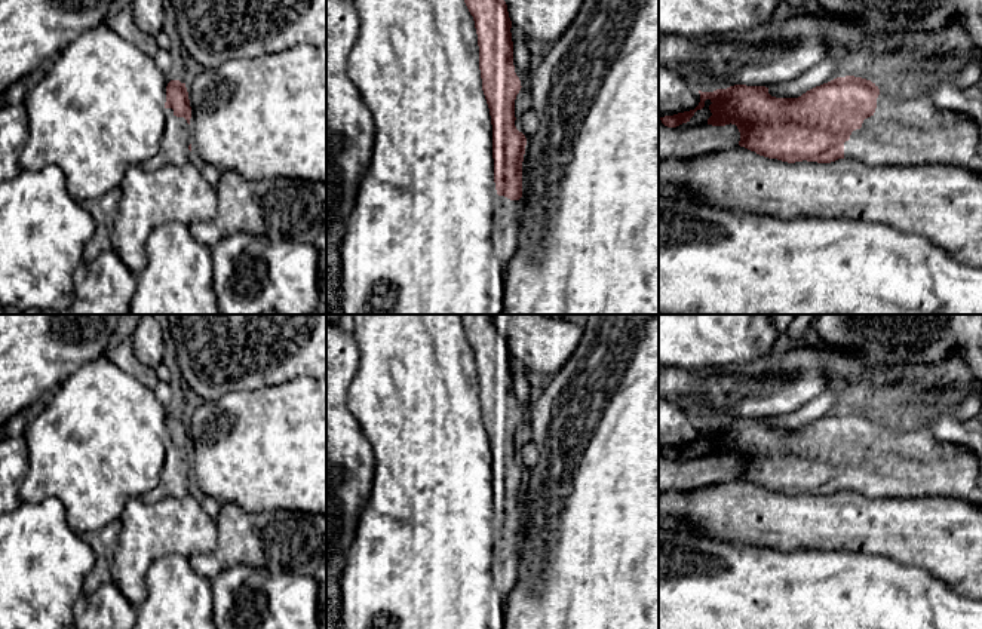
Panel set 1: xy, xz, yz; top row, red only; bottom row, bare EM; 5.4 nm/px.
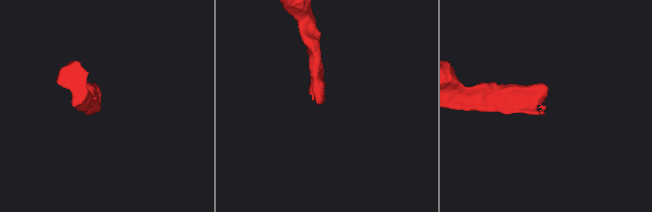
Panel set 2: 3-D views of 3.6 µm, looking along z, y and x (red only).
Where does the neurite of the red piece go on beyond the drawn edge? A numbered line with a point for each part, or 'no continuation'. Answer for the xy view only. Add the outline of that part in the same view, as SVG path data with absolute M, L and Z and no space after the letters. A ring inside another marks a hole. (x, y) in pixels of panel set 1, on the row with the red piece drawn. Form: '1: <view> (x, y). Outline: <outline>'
1: xy (177, 135). Outline: M166 108L166 125L160 139L160 151L144 165L144 169L147 169L148 172L154 172L168 165L184 165L194 160L193 151L188 150L190 144L191 144L190 125L184 117L177 117L172 108Z

